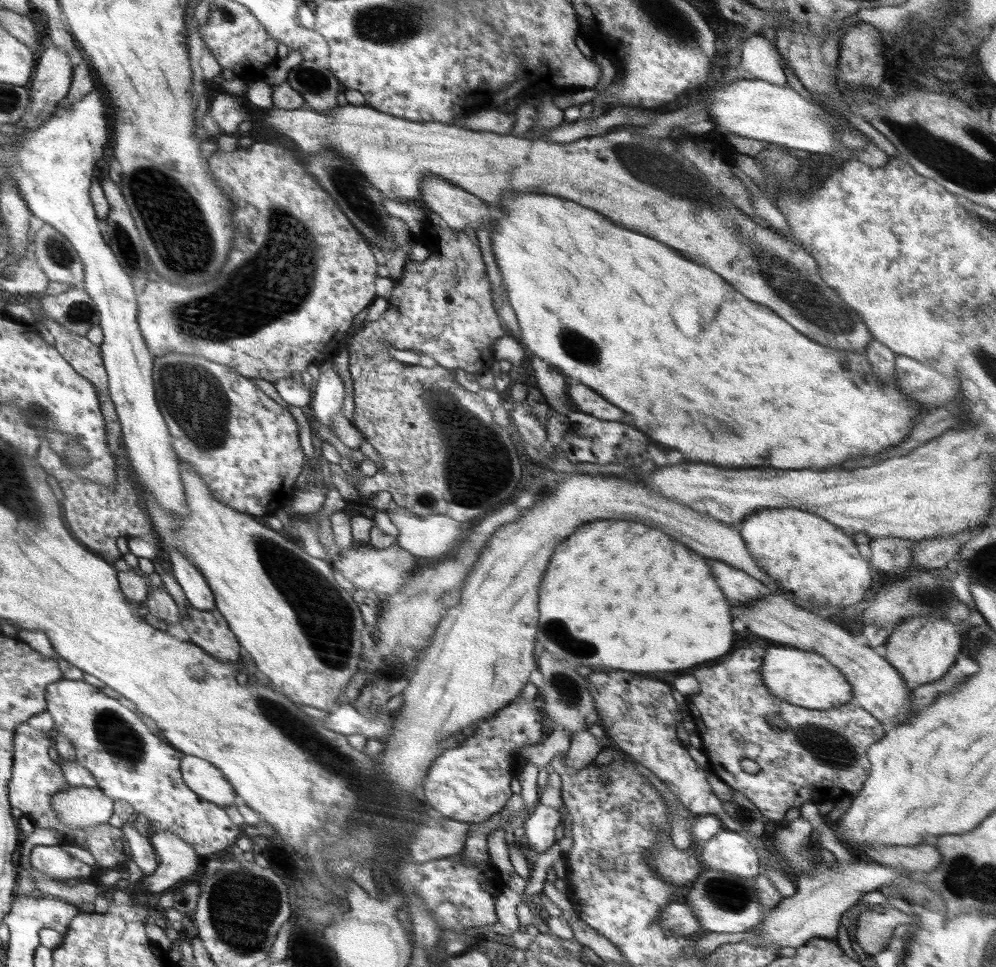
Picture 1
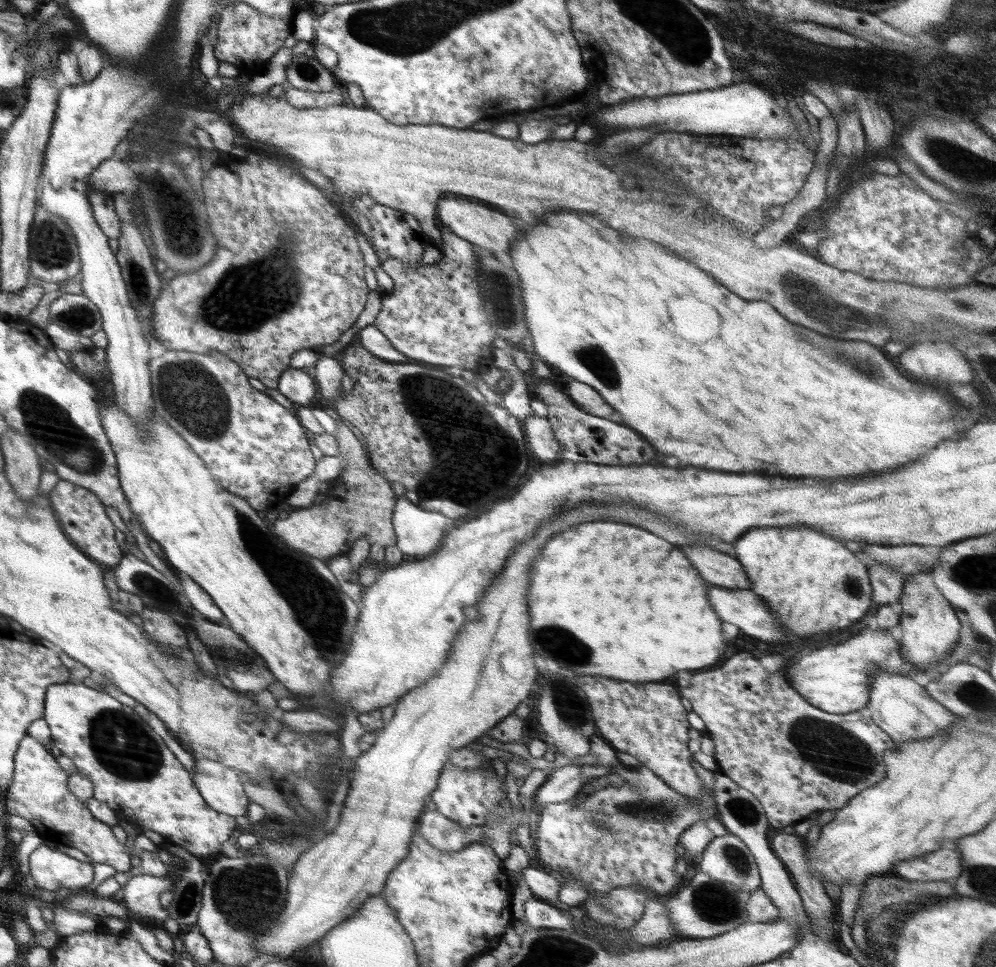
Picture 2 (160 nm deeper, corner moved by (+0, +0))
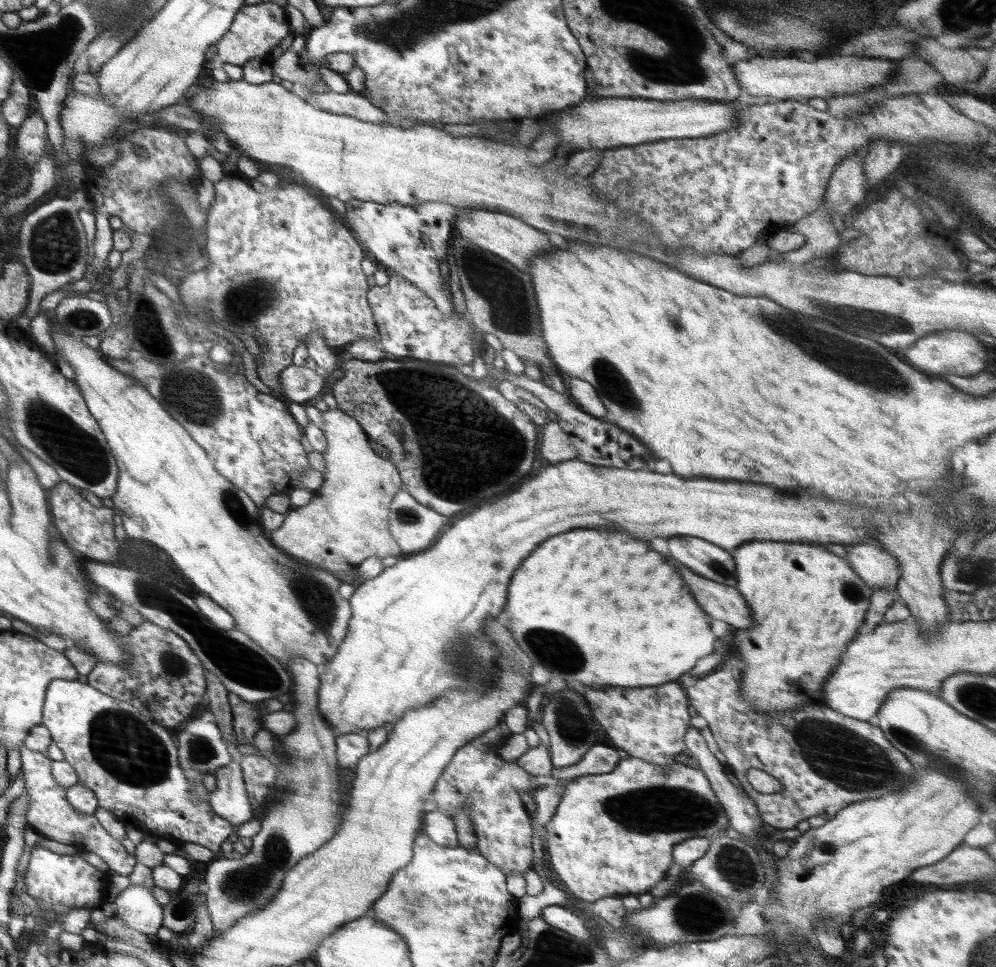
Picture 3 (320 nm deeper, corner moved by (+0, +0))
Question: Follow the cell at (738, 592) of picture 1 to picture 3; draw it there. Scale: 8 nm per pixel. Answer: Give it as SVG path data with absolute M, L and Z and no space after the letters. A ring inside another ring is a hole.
M695 536L669 537L668 552L690 570L717 584L736 587L735 560L726 549Z

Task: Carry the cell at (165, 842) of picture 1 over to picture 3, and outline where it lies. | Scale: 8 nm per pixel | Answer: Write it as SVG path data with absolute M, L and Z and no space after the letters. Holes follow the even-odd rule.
M130 885L120 891L113 903L114 917L132 931L153 939L163 926L163 906L155 899L153 888Z

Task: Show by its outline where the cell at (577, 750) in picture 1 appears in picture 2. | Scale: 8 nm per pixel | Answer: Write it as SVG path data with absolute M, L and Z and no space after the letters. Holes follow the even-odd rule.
M566 765L554 768L551 777L542 783L535 794L533 803L536 809L545 804L566 802L576 796L586 783L581 776L580 765Z

